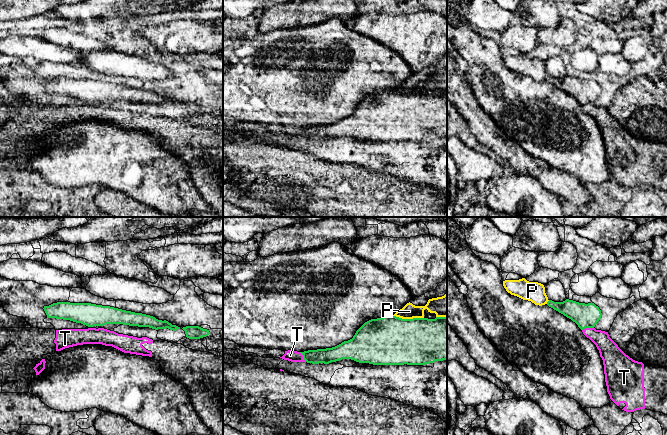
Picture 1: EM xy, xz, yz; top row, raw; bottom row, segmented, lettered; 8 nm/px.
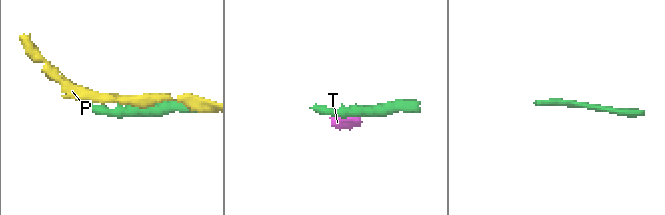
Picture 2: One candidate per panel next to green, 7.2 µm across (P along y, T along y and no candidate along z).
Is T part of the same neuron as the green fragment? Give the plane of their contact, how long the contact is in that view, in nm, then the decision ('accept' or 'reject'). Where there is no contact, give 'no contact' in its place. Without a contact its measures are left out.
yz | 100 nm | reject

